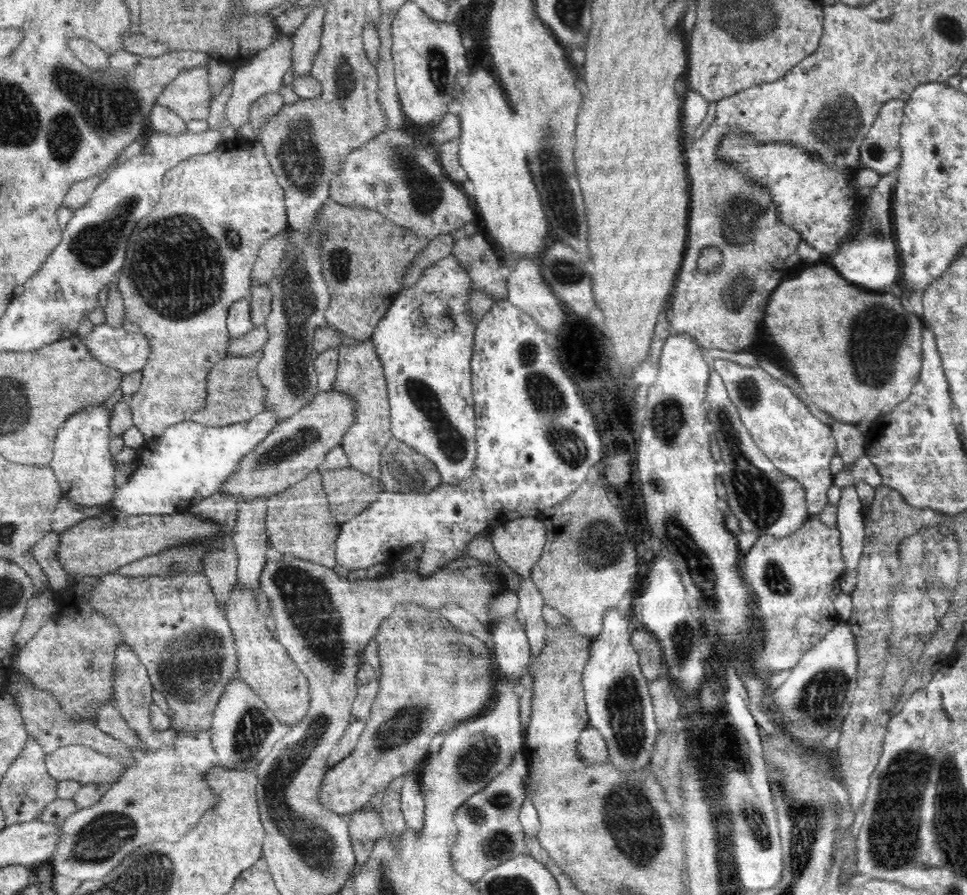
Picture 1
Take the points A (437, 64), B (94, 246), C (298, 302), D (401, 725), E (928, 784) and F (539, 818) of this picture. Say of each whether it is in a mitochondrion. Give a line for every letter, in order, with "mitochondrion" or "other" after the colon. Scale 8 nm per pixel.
A: mitochondrion
B: mitochondrion
C: mitochondrion
D: mitochondrion
E: mitochondrion
F: other

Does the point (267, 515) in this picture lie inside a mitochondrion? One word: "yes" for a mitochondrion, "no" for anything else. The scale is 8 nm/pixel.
no

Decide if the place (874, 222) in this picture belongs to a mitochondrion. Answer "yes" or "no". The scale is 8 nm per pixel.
yes

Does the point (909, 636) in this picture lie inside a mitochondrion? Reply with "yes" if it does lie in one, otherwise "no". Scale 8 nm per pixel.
yes

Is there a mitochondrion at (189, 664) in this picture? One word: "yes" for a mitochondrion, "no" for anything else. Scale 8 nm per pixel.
yes

